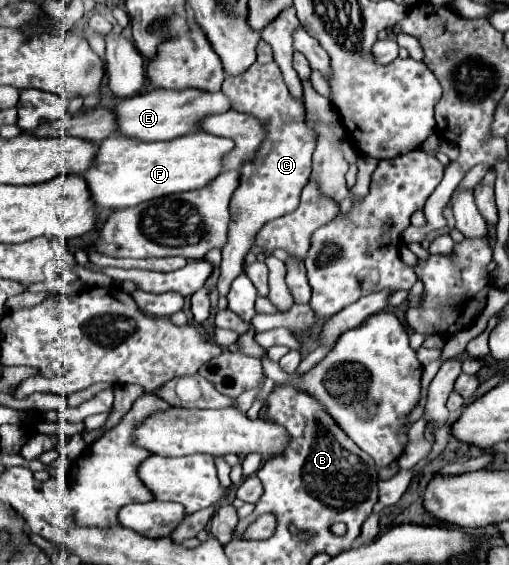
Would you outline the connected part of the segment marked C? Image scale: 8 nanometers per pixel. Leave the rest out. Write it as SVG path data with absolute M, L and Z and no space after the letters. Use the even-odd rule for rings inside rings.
M254 63L246 73L236 77L226 77L222 91L232 101L232 107L240 113L250 113L258 117L266 129L268 137L262 143L256 159L246 163L240 173L240 185L232 197L234 221L228 229L228 243L222 249L218 293L226 295L232 281L242 273L242 263L260 227L276 217L282 217L298 207L300 191L312 173L312 153L316 147L316 133L304 123L304 107L300 101L292 99L288 87L280 75L276 63Z

